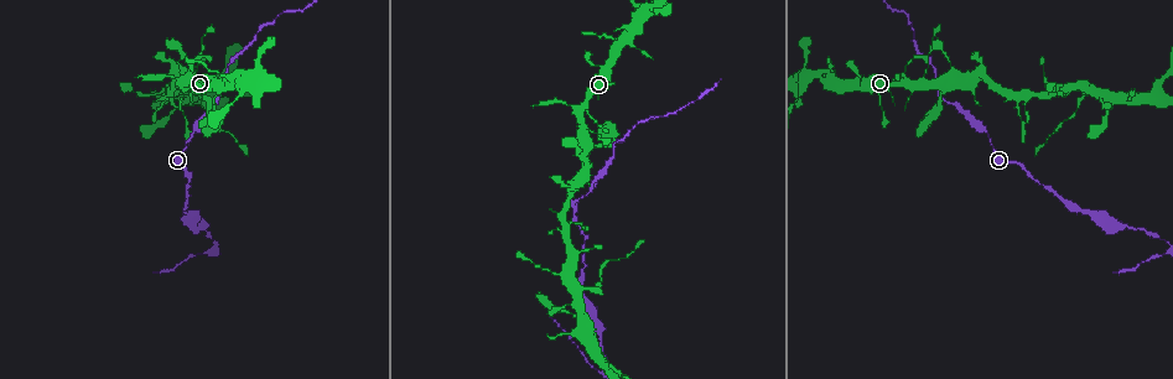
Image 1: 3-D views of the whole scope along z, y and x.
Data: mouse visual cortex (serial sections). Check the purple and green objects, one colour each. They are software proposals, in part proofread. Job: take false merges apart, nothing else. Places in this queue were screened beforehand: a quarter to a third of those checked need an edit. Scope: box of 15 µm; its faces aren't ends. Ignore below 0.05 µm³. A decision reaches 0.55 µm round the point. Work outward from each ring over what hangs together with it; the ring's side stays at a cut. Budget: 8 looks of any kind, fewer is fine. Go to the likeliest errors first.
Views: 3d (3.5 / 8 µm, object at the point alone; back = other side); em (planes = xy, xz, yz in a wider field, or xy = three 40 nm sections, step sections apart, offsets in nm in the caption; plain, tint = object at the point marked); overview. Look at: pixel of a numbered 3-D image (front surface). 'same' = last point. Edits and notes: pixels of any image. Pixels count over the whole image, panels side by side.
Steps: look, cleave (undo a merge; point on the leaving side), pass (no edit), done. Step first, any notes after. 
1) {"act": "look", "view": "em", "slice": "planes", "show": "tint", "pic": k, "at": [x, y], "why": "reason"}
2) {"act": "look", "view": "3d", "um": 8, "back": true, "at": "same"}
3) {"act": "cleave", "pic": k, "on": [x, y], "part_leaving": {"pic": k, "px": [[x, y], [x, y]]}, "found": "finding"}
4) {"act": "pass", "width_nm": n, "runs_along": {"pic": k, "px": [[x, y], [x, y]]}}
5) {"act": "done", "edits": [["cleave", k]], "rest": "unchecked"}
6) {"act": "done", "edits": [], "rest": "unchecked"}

{"act": "look", "view": "3d", "um": 3.5, "pic": 1, "at": [1164, 241], "why": "sharp bend"}

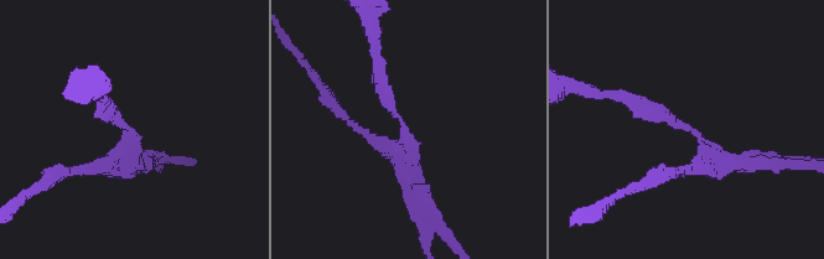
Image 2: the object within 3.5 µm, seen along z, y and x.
{"act": "look", "view": "em", "slice": "xy", "step": 3, "show": "tint", "pic": 2, "at": [402, 122]}

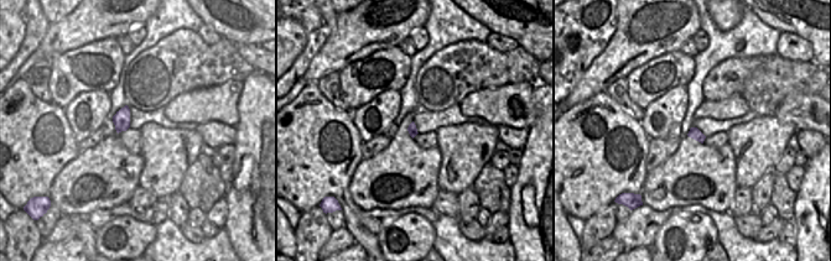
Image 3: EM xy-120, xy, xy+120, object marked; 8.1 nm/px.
{"act": "cleave", "pic": 2, "on": [699, 171], "part_leaving": {"pic": 2, "px": [[706, 146], [700, 165], [639, 185]]}, "found": "two cells meet here"}

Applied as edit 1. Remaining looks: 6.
{"act": "look", "view": "overview"}

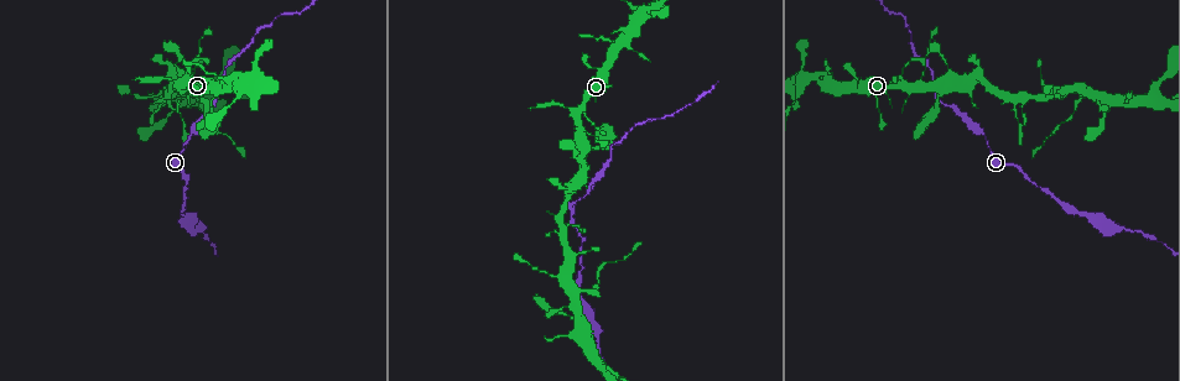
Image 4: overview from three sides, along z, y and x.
{"act": "look", "view": "3d", "um": 3.5, "pic": 4, "at": [1013, 98], "why": "abrupt turn"}

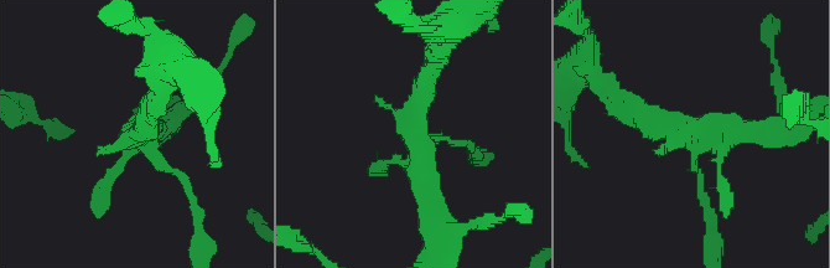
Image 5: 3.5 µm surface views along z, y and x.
{"act": "look", "view": "em", "slice": "xy", "step": 5, "show": "tint", "pic": 5, "at": [698, 131]}

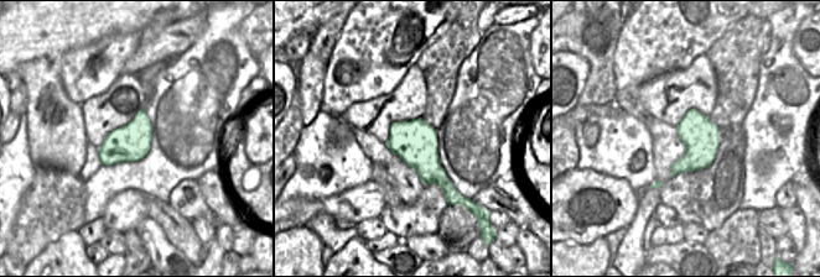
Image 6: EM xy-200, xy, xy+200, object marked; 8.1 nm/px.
{"act": "pass", "runs_along": {"pic": 5, "px": [[624, 99], [663, 129], [779, 129]]}, "found": "one cell here"}

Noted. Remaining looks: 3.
{"act": "look", "view": "em", "slice": "xy", "step": 2, "show": "tint", "pic": 4, "at": [595, 294], "why": "sharp bend"}

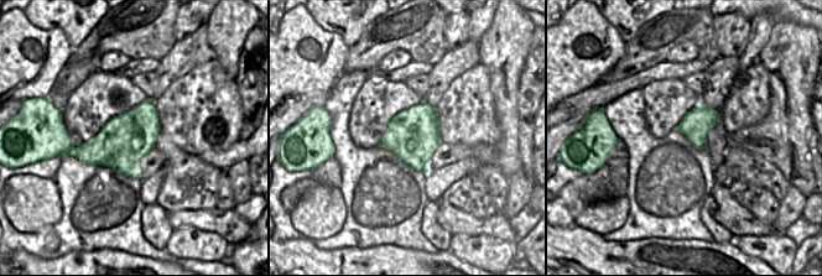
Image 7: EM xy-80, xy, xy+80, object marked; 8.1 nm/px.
{"act": "look", "view": "3d", "um": 3.5, "at": "same", "why": "wider look"}

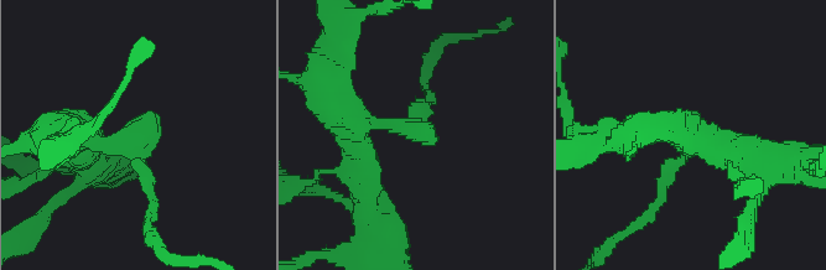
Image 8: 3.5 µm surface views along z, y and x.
{"act": "pass", "runs_along": {"pic": 8, "px": [[66, 130], [130, 145], [154, 198], [149, 221]]}, "found": "one cell here"}

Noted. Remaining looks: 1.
{"act": "done", "edits": [["cleave", 2]], "rest": "unchecked"}

